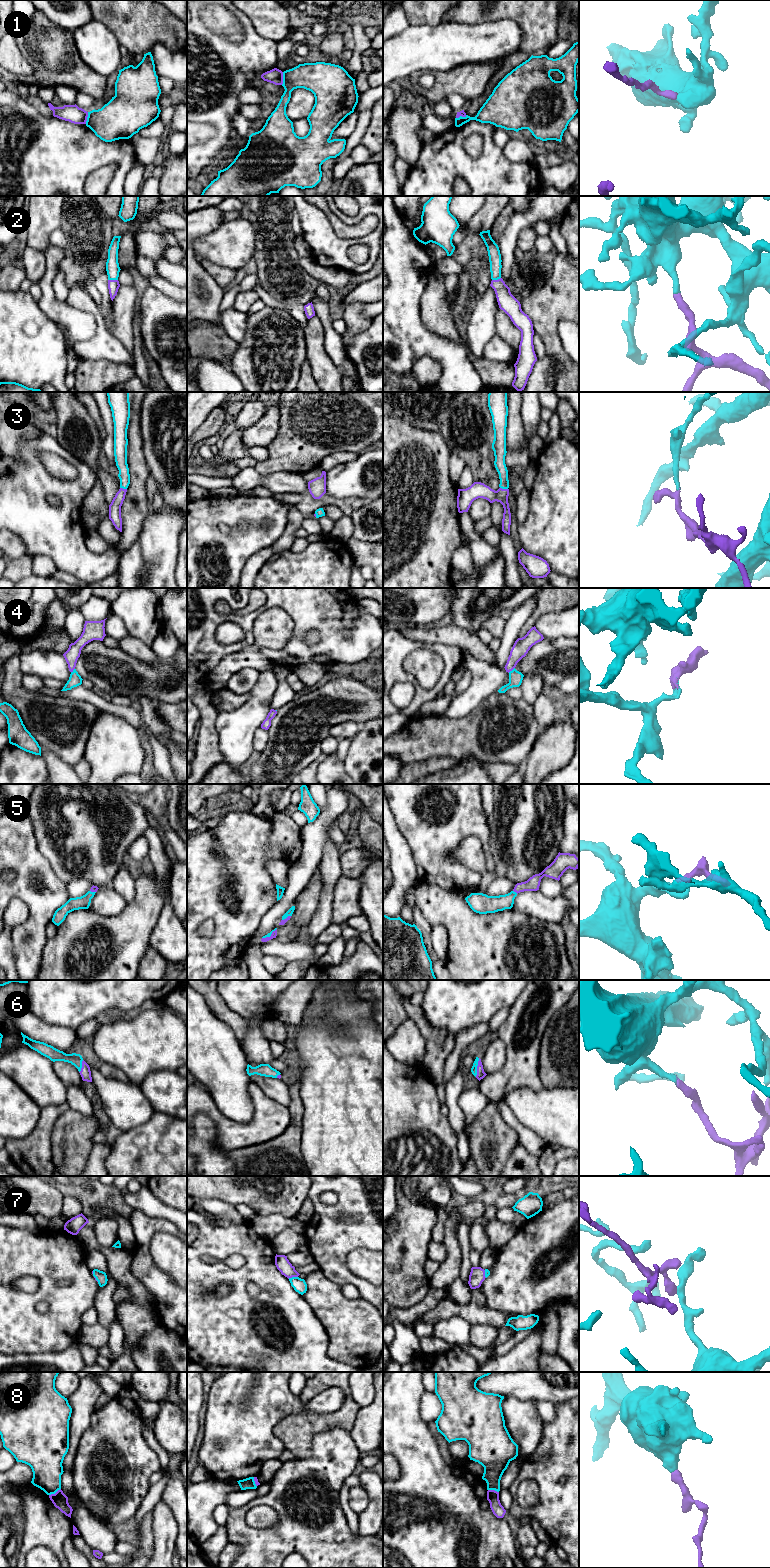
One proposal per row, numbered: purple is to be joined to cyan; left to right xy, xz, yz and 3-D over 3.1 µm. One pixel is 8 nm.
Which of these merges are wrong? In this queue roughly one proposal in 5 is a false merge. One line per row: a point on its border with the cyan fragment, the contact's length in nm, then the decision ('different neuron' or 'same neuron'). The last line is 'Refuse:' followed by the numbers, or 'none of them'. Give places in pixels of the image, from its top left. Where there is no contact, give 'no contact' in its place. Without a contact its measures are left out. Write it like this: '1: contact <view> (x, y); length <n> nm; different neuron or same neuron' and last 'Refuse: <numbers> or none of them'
1: contact xz (283, 78); length 110 nm; different neuron
2: contact xy (113, 279); length 80 nm; same neuron
3: contact yz (504, 488); length 70 nm; same neuron
4: contact yz (512, 670); length 70 nm; same neuron
5: contact yz (515, 892); length 50 nm; same neuron
6: contact yz (476, 1067); length 160 nm; same neuron
7: contact xz (292, 1277); length 80 nm; same neuron
8: contact xy (54, 1493); length 110 nm; same neuron
Refuse: 1

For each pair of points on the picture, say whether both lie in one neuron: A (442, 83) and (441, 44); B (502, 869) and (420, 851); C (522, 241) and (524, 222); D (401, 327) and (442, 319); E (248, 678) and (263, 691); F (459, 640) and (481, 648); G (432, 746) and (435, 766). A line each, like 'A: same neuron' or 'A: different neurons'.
A: different neurons
B: different neurons
C: different neurons
D: different neurons
E: different neurons
F: same neuron
G: different neurons

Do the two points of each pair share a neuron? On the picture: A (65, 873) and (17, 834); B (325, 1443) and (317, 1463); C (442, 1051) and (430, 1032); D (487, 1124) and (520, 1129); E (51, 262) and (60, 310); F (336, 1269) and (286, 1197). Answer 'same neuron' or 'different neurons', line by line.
A: different neurons
B: same neuron
C: same neuron
D: different neurons
E: same neuron
F: different neurons

